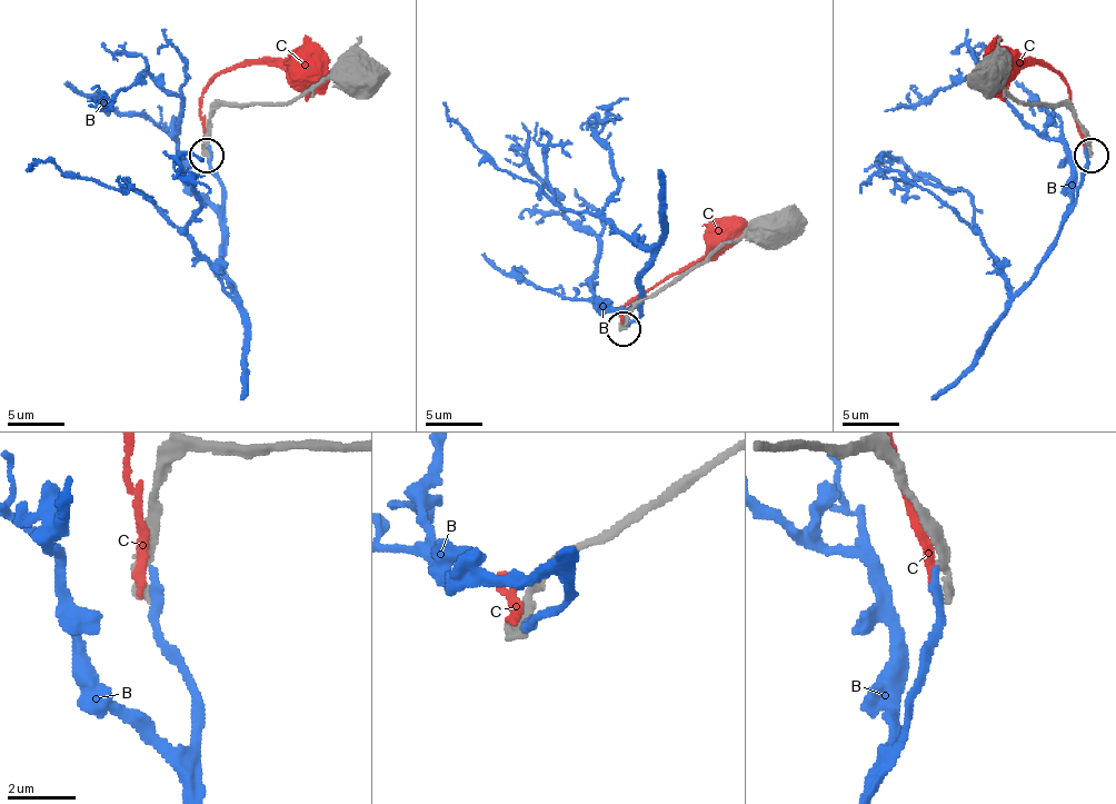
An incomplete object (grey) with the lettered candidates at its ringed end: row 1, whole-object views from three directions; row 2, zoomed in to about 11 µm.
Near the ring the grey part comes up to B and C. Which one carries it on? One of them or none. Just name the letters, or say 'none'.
none

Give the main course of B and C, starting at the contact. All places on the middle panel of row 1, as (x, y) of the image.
B: (624, 327), (638, 318), (644, 244), (512, 178), (444, 103)
C: (621, 324), (618, 309), (636, 295), (690, 269), (727, 232)

